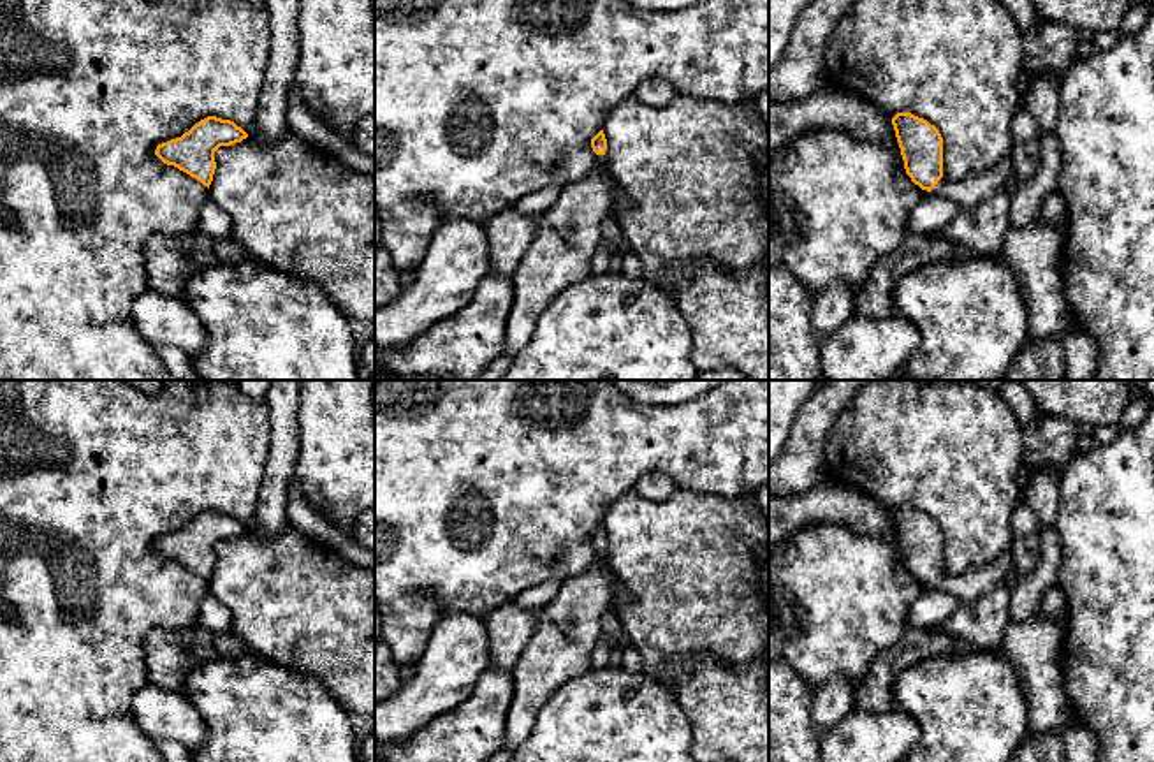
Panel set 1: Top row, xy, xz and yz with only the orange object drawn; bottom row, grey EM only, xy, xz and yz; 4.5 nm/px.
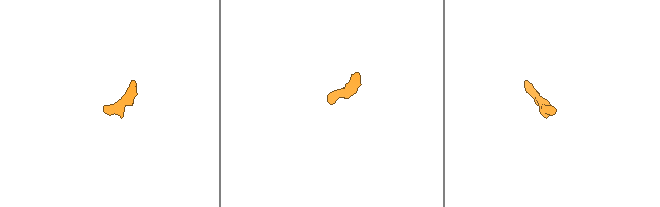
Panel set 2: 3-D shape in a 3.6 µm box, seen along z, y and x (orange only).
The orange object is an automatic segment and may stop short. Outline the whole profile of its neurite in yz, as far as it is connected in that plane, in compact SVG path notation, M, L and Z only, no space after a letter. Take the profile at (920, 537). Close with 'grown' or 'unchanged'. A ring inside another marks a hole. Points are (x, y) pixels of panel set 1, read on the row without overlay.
M897 507L892 512L895 531L904 554L906 568L922 584L934 586L957 597L962 604L982 598L997 590L1015 572L1012 549L992 563L964 574L943 572L943 531L927 514L911 507Z; grown

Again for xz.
M603 524L591 533L591 542L598 549L596 563L582 575L563 579L558 593L542 607L538 626L512 670L514 697L505 725L505 746L512 750L517 750L531 734L538 713L554 692L591 670L591 653L602 635L600 623L610 607L614 586L614 572L605 556L607 533Z; grown

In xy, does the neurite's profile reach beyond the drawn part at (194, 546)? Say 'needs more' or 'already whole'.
already whole

